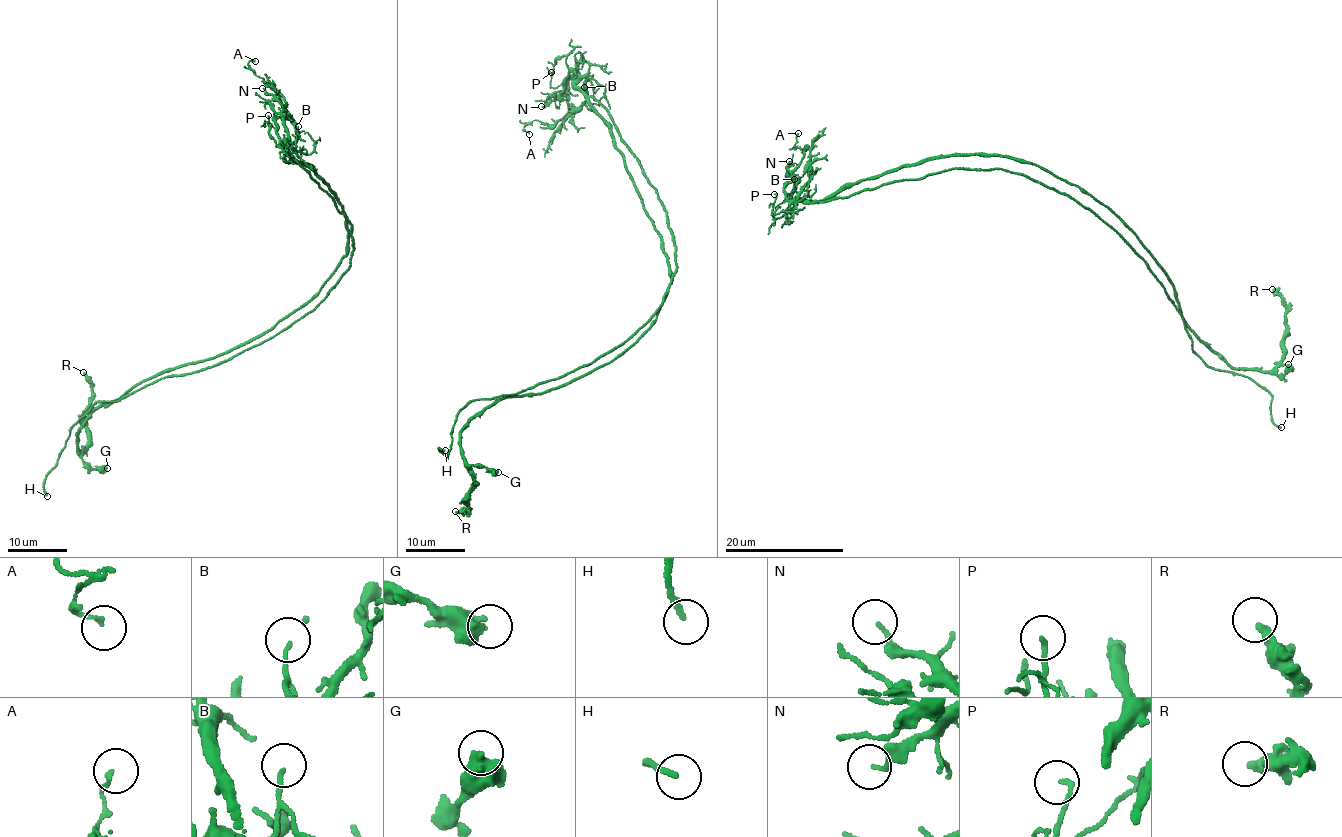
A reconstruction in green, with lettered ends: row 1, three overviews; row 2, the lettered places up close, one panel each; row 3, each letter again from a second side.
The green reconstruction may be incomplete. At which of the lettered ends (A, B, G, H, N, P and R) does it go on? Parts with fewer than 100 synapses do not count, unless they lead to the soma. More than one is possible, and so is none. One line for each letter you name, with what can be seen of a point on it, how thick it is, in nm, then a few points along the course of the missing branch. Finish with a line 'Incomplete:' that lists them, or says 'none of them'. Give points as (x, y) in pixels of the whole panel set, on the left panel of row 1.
H: Place: (47, 496). Thickness 190 nm
Incomplete: H

